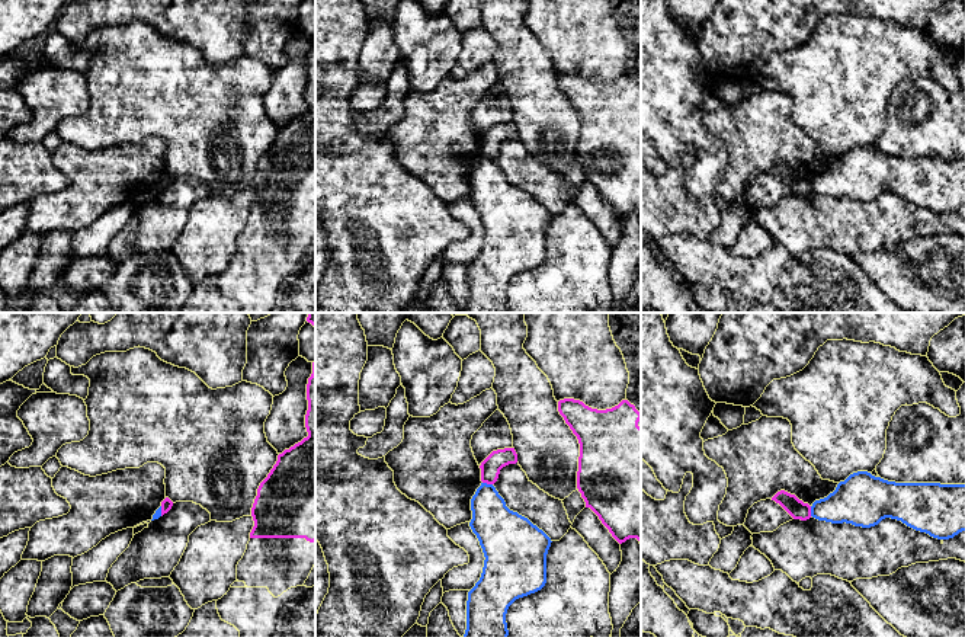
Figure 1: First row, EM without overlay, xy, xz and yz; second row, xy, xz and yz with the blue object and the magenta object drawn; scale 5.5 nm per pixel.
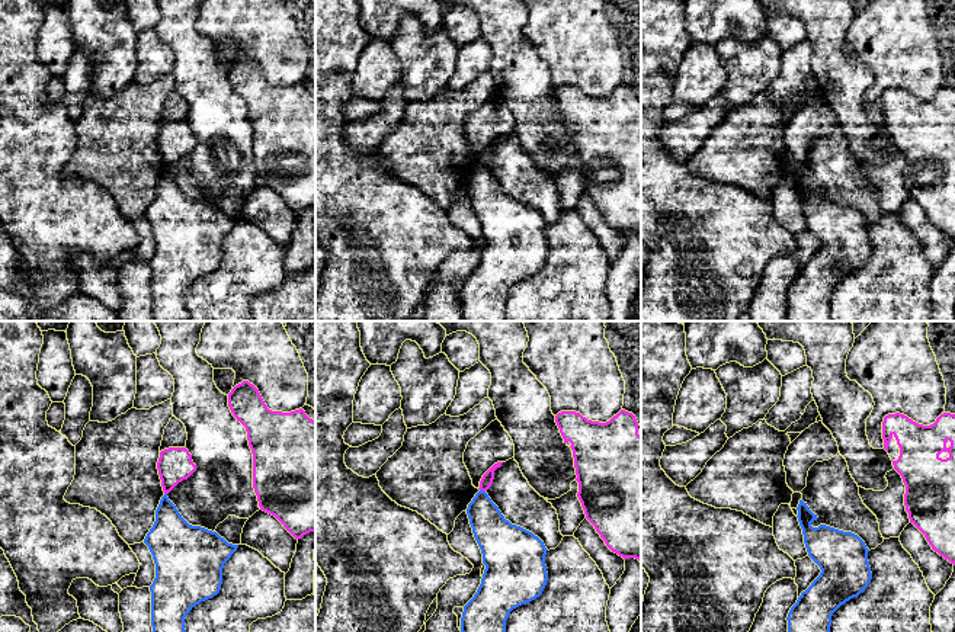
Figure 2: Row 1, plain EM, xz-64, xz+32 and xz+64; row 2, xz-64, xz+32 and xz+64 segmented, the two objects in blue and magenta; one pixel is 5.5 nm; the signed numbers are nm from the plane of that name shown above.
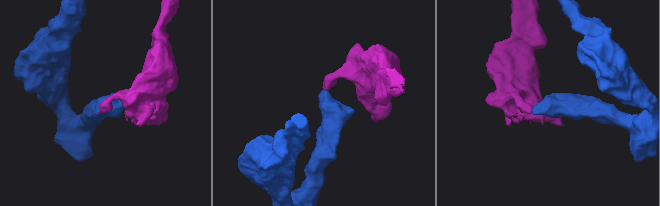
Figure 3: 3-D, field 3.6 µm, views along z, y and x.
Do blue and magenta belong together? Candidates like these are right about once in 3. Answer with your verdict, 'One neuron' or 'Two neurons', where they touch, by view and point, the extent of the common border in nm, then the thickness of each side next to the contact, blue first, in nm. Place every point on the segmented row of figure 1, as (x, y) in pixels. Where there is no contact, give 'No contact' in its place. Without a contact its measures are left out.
Two neurons. Touches blue at xz (486, 483). Shared border 60 nm. Thickness 240 nm (blue) against 110 nm

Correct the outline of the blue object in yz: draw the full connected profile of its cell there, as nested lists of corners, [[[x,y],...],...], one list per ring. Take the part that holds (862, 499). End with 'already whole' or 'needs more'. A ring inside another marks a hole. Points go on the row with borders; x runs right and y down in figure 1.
[[[857,471],[840,481],[827,497],[815,500],[811,506],[811,516],[862,528],[875,526],[882,519],[891,518],[933,538],[949,540],[965,531],[965,484],[895,483],[868,471]]] | already whole

